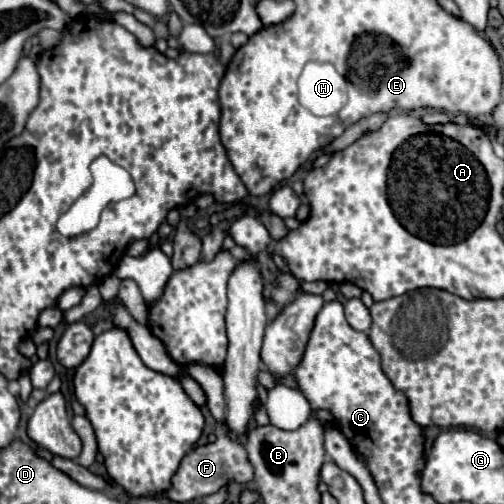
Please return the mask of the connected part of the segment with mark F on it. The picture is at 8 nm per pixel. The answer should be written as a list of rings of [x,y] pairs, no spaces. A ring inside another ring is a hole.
[[[215,430],[215,436],[217,436],[217,440],[213,444],[199,446],[183,458],[177,474],[173,476],[171,490],[165,492],[167,498],[171,498],[175,502],[189,502],[189,500],[195,500],[195,498],[215,494],[231,482],[239,482],[239,484],[253,482],[253,466],[249,462],[249,456],[247,456],[245,448],[239,442],[233,442],[227,436],[227,432],[217,432]]]

